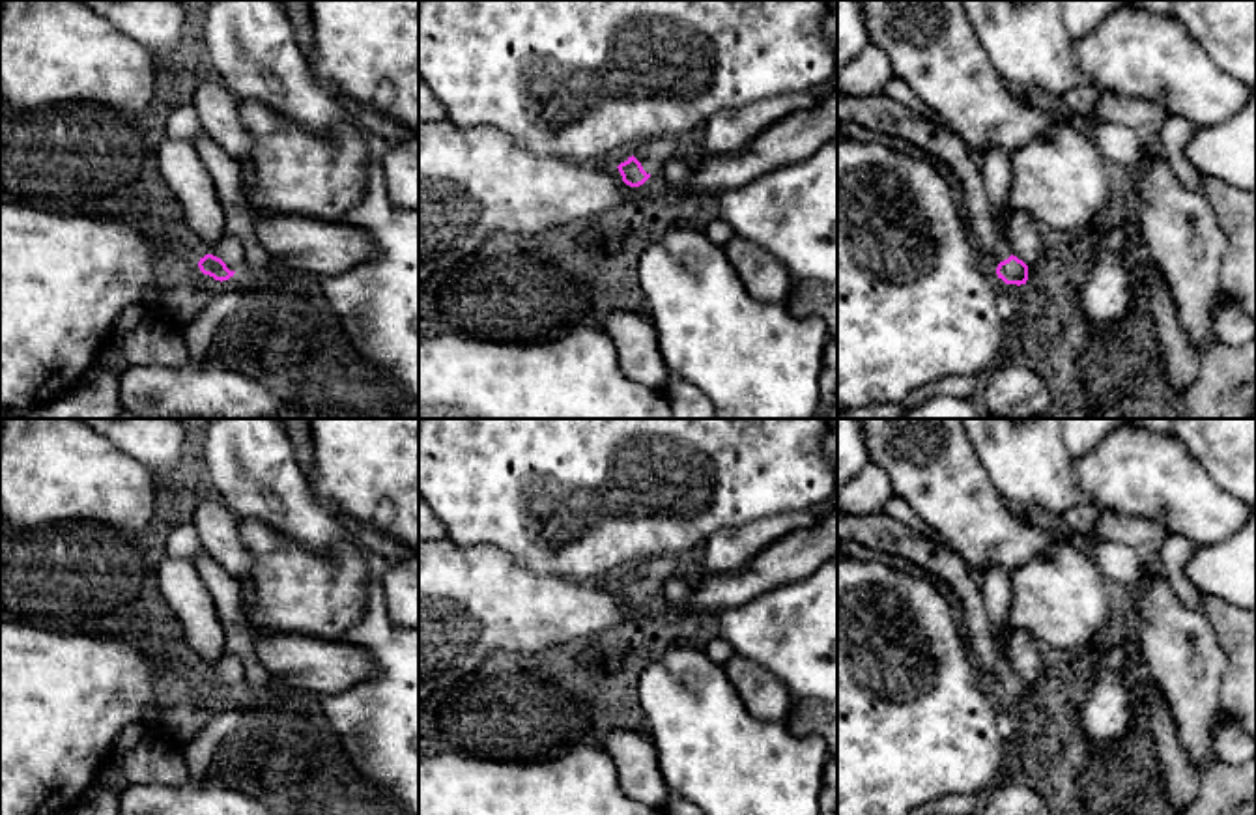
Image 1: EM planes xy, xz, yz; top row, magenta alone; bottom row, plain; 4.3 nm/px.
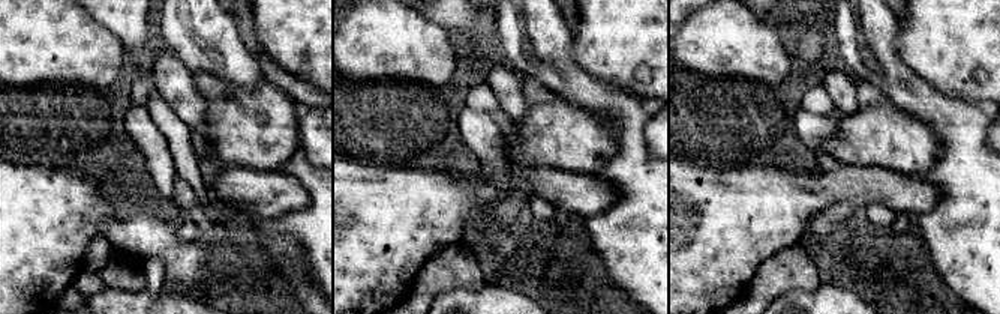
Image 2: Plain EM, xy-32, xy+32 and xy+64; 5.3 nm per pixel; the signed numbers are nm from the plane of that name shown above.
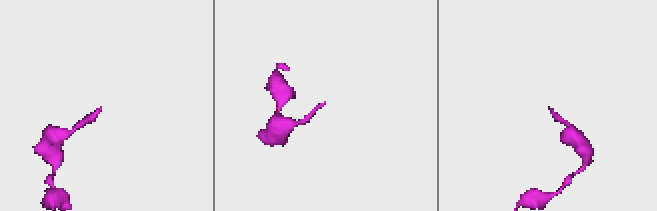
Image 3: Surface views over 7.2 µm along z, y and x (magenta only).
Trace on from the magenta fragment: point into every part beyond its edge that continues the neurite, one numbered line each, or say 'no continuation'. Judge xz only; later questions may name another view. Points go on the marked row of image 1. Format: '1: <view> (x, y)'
1: xz (656, 152)

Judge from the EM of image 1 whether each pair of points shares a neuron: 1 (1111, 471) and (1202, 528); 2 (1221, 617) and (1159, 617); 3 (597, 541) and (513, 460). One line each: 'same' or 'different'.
1: same
2: different
3: same

